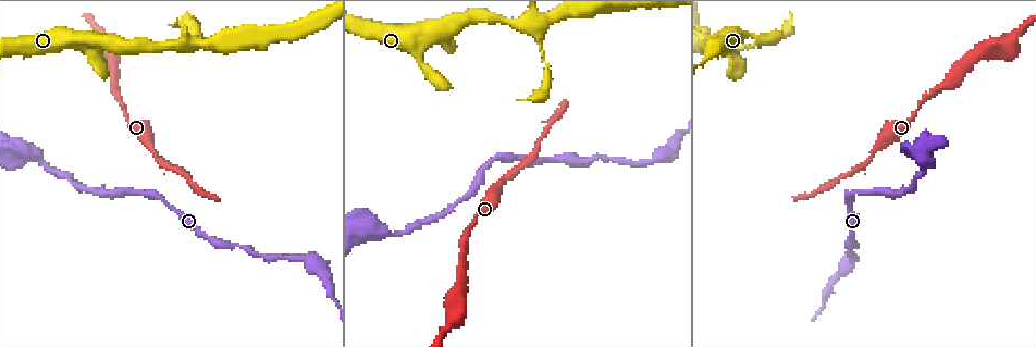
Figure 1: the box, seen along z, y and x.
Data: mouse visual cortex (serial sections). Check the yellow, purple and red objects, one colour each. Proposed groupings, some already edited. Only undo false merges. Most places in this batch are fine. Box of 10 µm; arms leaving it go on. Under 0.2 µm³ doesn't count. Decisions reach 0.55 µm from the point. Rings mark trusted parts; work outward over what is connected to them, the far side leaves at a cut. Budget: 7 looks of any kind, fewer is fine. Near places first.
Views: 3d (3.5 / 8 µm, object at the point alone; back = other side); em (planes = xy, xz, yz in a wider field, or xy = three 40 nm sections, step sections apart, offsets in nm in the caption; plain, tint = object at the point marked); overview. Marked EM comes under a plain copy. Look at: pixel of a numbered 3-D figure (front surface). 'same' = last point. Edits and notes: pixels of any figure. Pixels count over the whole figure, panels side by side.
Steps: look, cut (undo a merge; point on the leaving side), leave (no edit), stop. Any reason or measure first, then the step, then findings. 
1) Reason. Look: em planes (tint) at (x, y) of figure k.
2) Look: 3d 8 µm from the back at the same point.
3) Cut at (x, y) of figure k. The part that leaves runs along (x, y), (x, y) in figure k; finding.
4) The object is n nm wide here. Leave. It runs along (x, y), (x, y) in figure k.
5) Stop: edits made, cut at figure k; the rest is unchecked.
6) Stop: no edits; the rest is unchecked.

Look: 3d 3.5 µm at (189, 43) of figure 1.

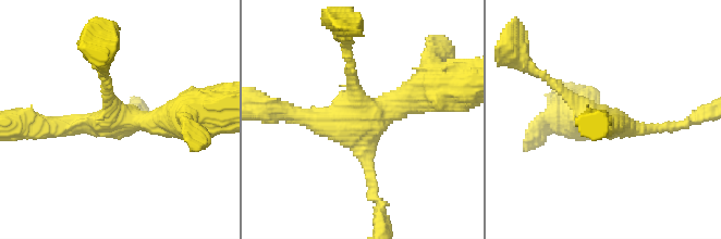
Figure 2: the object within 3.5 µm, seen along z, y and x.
Now the EM. Look: em xy step 5 (tint) at (361, 120) of figure 2.

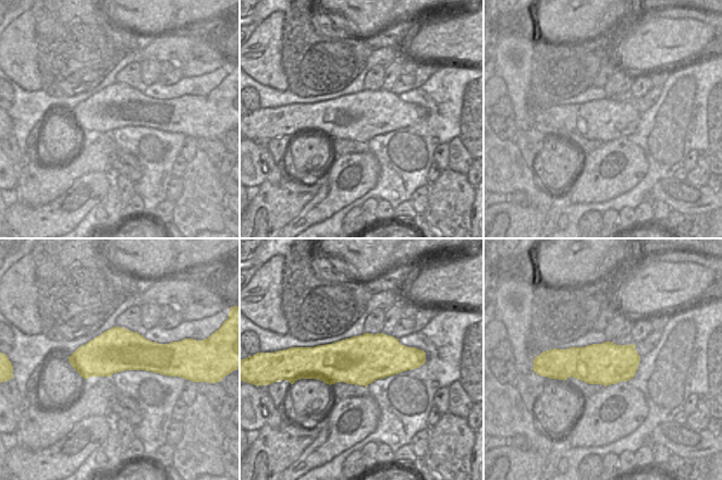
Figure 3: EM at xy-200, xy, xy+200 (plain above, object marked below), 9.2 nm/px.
Leave. It runs along (293, 113), (350, 124), (430, 88) in figure 2; one cell here.

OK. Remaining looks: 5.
Sudden change in width. Look: 3d 3.5 µm from the back at (303, 259) of figure 1.

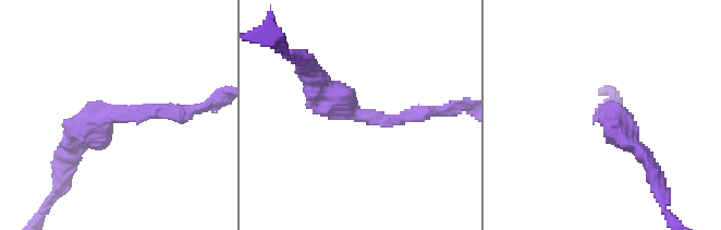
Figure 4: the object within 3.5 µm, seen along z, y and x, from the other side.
The arms are 200, 250 nm wide. Look: em planes (tint) at (114, 115) of figure 4.

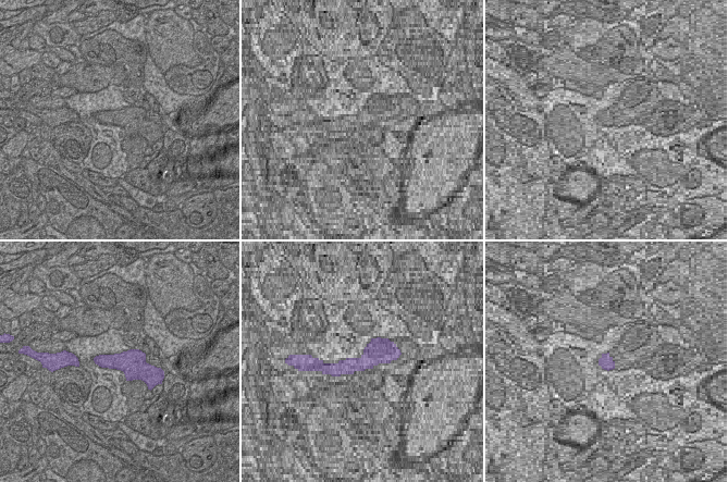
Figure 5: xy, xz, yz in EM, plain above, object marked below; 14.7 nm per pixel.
Leave. It runs along (187, 109), (105, 116), (68, 159) in figure 4; one cell here.

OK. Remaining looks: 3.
Thick turns thin. Look: 3d 3.5 µm at (36, 154) of figure 1.

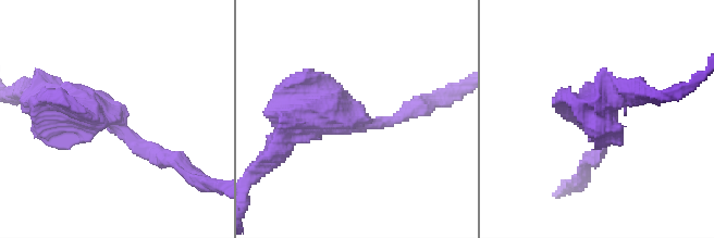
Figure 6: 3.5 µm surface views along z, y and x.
Now the EM. Look: em xy step 5 (tint) at (352, 122) of figure 6.

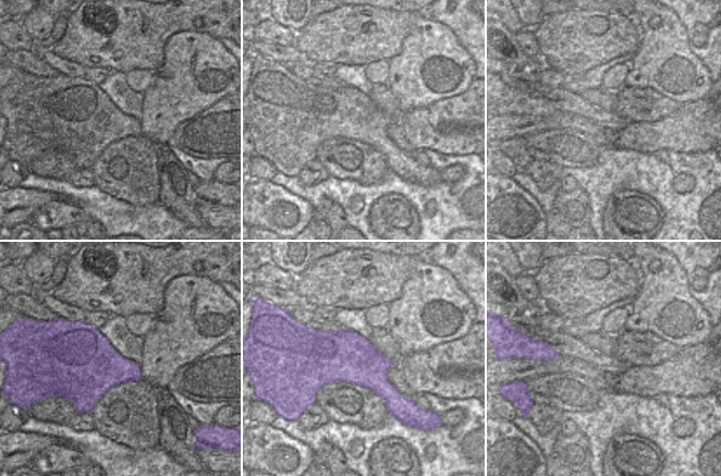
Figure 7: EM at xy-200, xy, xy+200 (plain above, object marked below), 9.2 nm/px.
Look: em xy step 2 (tint) at the same point.

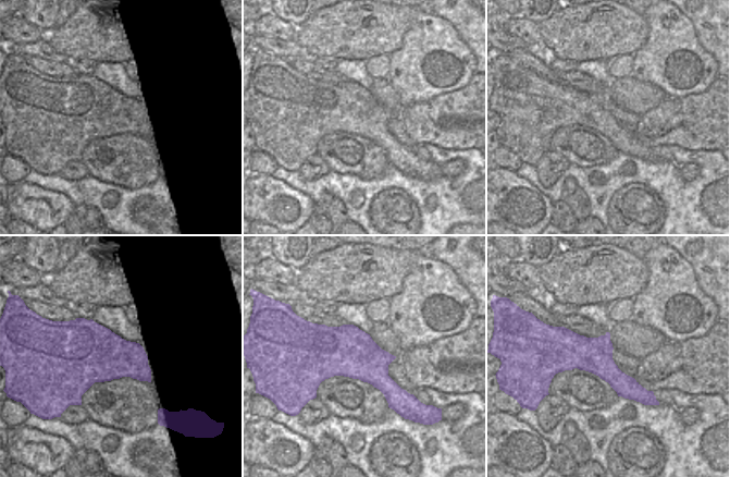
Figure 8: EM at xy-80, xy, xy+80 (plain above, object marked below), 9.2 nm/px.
The arms are 150, 600 nm wide. Leave. It runs along (552, 353), (592, 354), (650, 394) in figure 8; one cell here.

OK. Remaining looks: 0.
Stop: no edits; the rest is unchecked.

